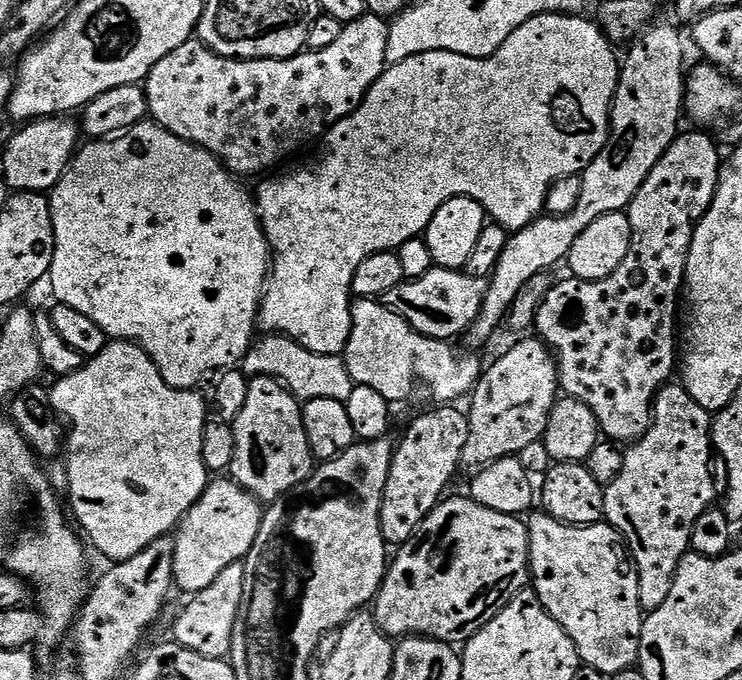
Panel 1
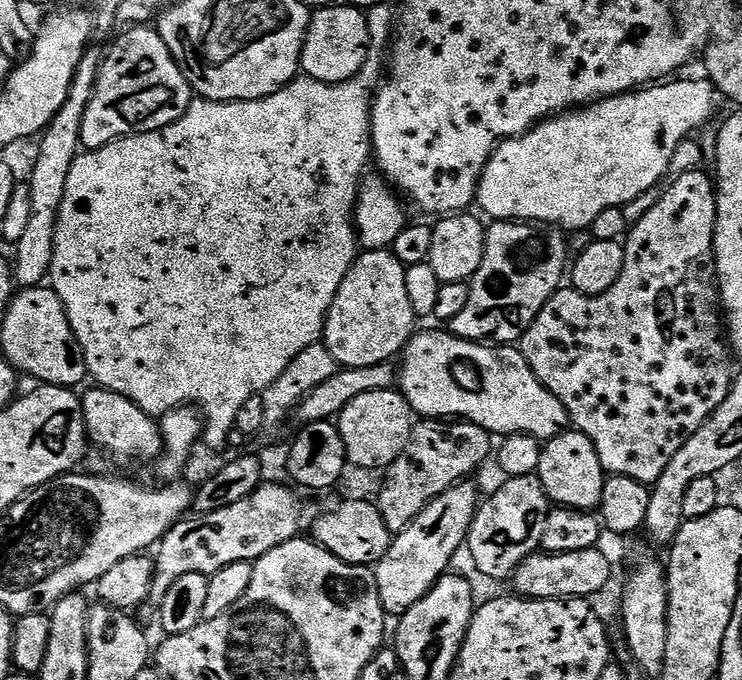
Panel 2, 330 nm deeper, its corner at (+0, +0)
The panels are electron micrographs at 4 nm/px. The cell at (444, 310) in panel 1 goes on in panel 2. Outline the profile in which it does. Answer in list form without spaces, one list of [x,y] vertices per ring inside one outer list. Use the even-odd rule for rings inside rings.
[[[492,222],[484,233],[482,266],[470,281],[470,303],[450,321],[452,335],[460,340],[491,342],[496,346],[515,345],[526,334],[528,327],[538,318],[542,306],[555,292],[559,292],[570,268],[569,237],[559,228],[533,226],[528,222]]]

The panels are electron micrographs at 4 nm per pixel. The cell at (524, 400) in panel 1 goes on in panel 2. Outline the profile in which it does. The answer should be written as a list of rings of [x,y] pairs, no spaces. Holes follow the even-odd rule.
[[[472,482],[455,484],[446,494],[438,494],[418,518],[405,532],[395,533],[392,544],[386,554],[374,565],[378,598],[382,598],[382,606],[389,617],[405,616],[434,585],[441,576],[449,571],[456,551],[465,547],[468,531],[476,517],[476,509],[482,496],[476,493]]]

